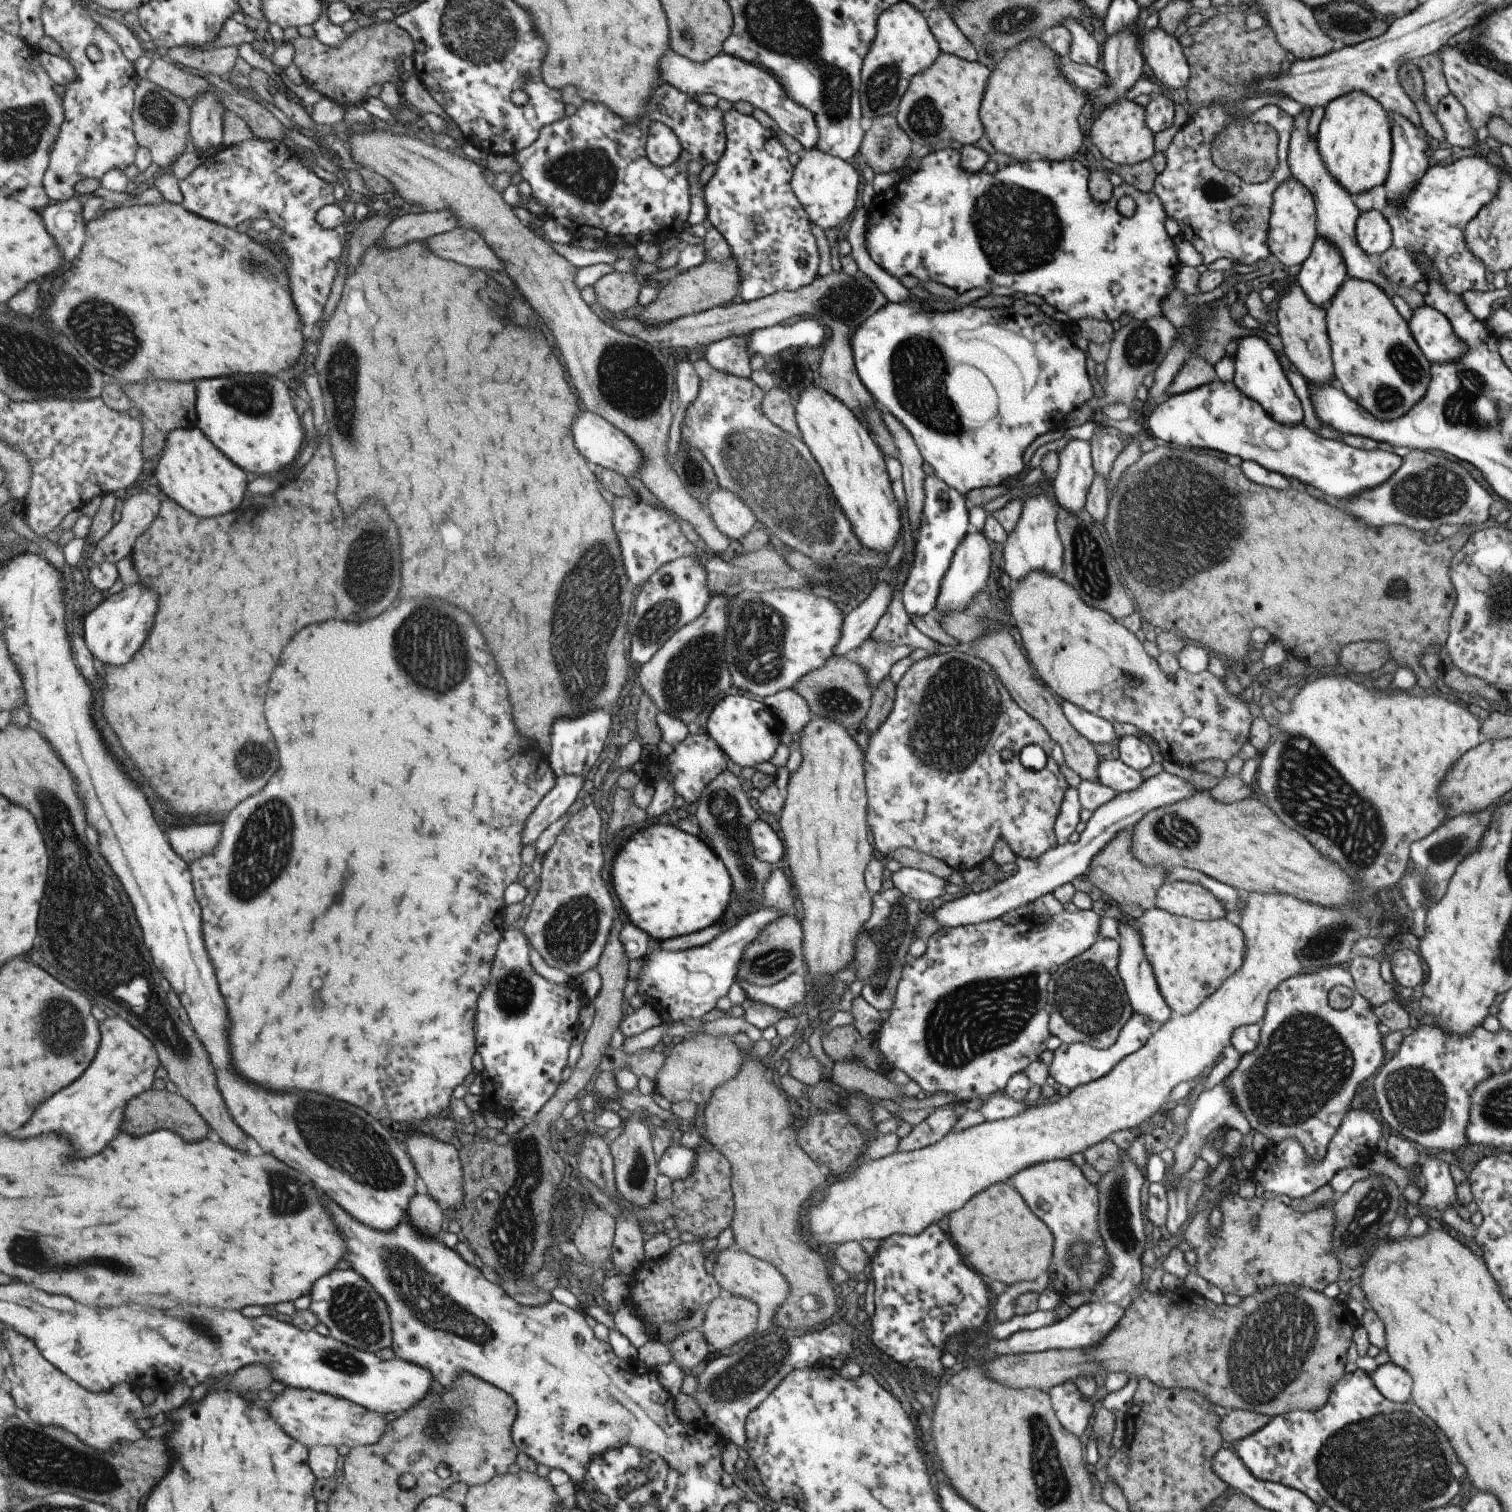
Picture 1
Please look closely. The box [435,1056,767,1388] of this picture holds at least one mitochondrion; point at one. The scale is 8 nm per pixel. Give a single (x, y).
(513, 1234)

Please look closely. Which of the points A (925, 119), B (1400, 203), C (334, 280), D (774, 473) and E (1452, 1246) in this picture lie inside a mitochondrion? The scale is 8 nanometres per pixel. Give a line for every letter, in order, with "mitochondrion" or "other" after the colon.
A: mitochondrion
B: other
C: other
D: mitochondrion
E: other

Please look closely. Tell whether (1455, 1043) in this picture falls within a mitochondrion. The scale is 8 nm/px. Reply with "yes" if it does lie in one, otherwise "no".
no

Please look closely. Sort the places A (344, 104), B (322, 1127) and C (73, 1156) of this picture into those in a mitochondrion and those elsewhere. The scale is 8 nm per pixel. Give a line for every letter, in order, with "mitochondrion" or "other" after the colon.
A: other
B: mitochondrion
C: other

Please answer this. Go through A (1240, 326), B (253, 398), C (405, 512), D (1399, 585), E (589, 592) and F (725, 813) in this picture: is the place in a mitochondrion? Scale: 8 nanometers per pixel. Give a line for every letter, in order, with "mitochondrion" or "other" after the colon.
A: other
B: mitochondrion
C: other
D: mitochondrion
E: mitochondrion
F: mitochondrion

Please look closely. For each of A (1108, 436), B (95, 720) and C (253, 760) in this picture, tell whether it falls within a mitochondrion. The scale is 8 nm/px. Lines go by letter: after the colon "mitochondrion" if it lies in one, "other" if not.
A: other
B: other
C: mitochondrion

